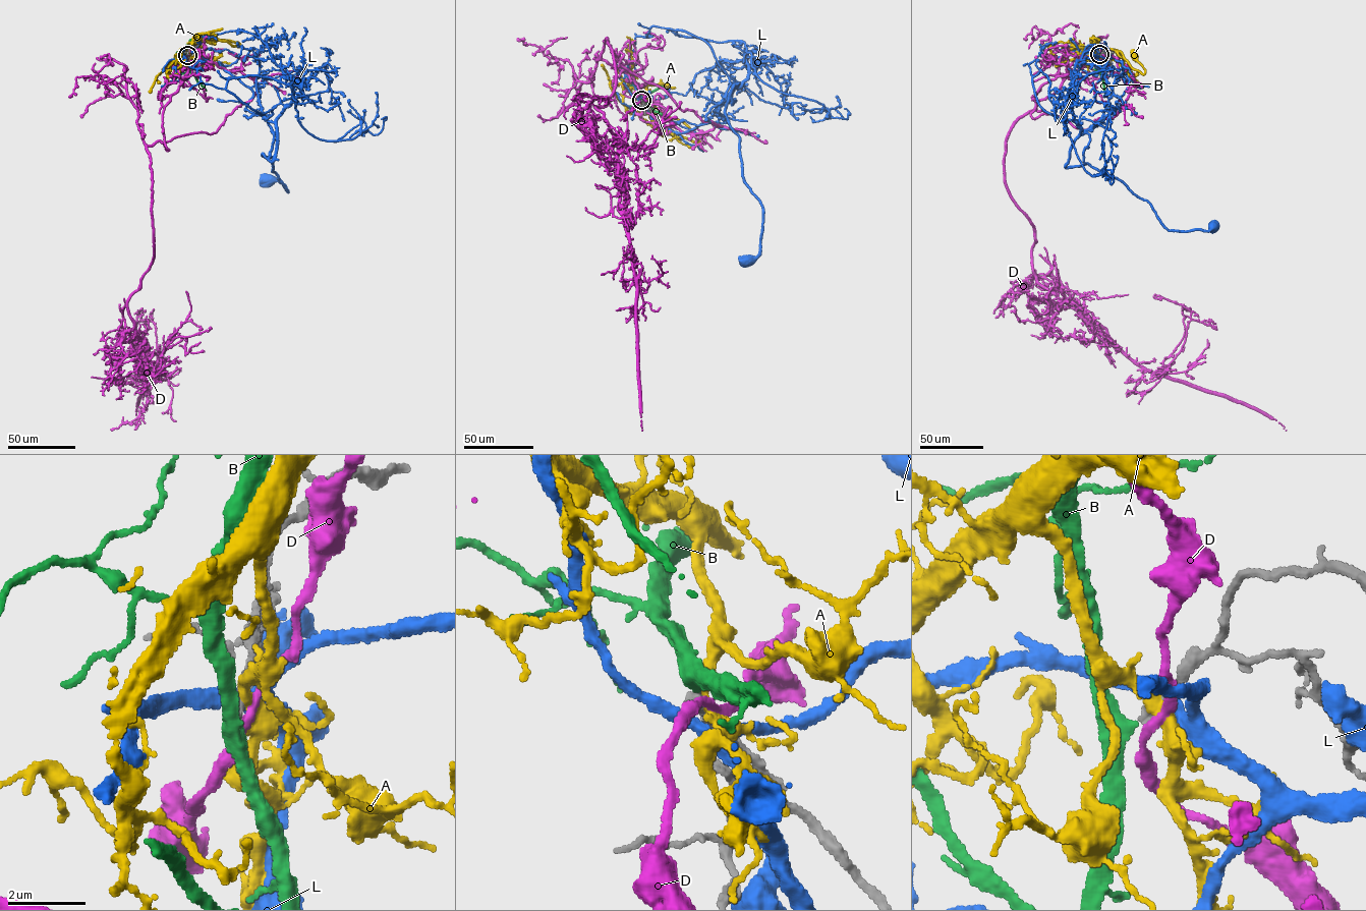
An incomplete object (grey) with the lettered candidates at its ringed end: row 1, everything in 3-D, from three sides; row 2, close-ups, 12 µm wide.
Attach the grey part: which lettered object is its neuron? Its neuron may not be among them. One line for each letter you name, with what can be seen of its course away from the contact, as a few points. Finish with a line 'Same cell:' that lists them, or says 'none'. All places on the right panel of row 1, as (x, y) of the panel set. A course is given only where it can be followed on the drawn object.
B: via (1099, 54), (1098, 65), (1105, 95)
Same cell: B

